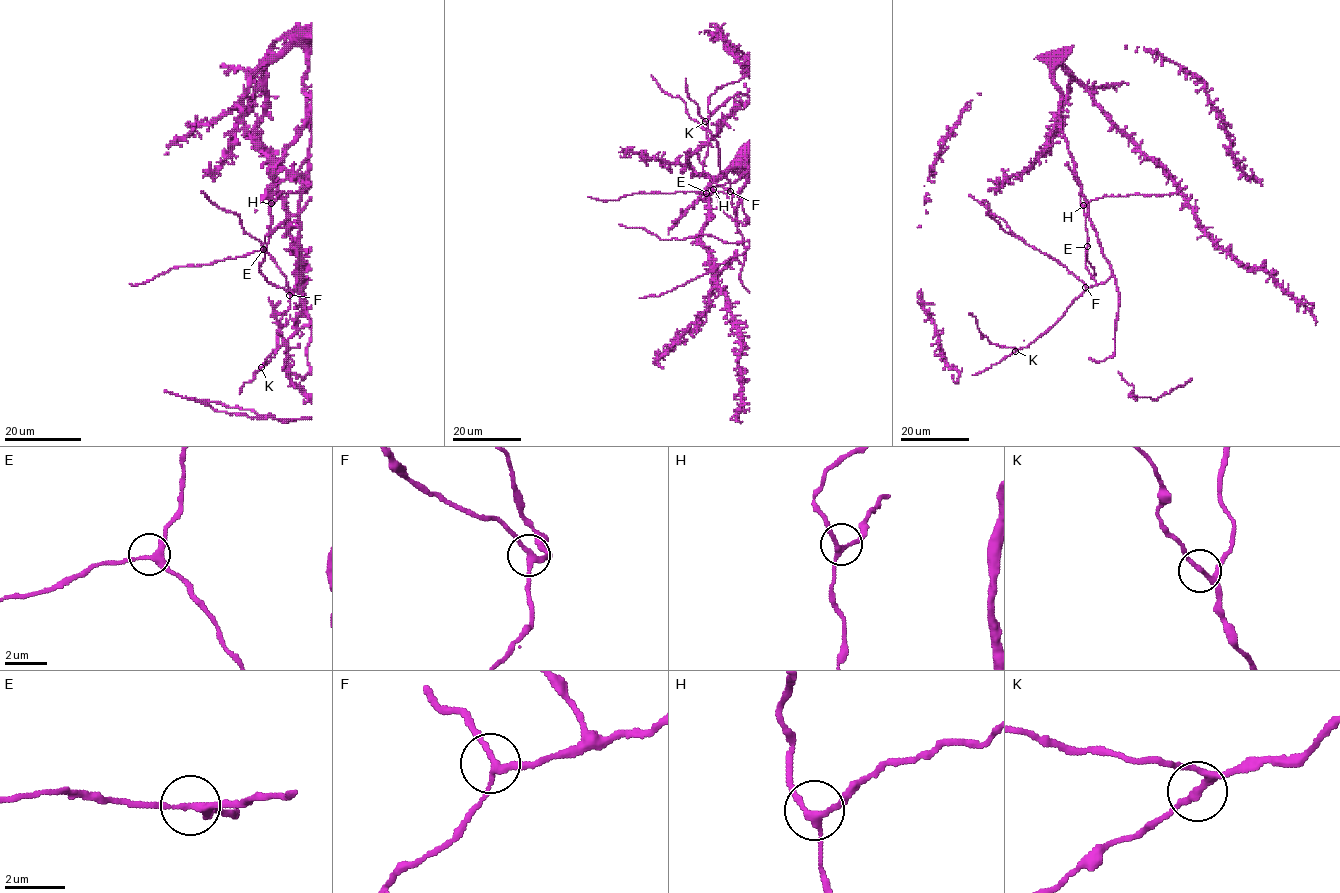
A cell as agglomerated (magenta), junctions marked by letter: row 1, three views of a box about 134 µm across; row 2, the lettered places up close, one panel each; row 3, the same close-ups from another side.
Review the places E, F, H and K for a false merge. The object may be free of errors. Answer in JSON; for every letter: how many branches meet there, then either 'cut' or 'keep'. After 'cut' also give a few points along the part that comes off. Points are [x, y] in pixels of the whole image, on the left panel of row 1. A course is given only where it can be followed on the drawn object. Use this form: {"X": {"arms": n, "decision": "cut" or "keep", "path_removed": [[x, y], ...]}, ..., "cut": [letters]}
{"E": {"arms": 3, "decision": "keep"}, "F": {"arms": 3, "decision": "keep"}, "H": {"arms": 3, "decision": "keep"}, "K": {"arms": 3, "decision": "keep"}, "cut": []}

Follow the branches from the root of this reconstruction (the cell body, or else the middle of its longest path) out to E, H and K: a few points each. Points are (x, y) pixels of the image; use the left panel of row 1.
E: (310, 146), (309, 170), (299, 205), (294, 291), (287, 286), (275, 260), (263, 249)
H: (310, 146), (309, 170), (299, 205), (294, 291), (289, 289), (285, 276), (266, 250), (271, 203)
K: (310, 146), (309, 170), (299, 205), (297, 282), (289, 298), (289, 308), (278, 325), (275, 355), (261, 367)

